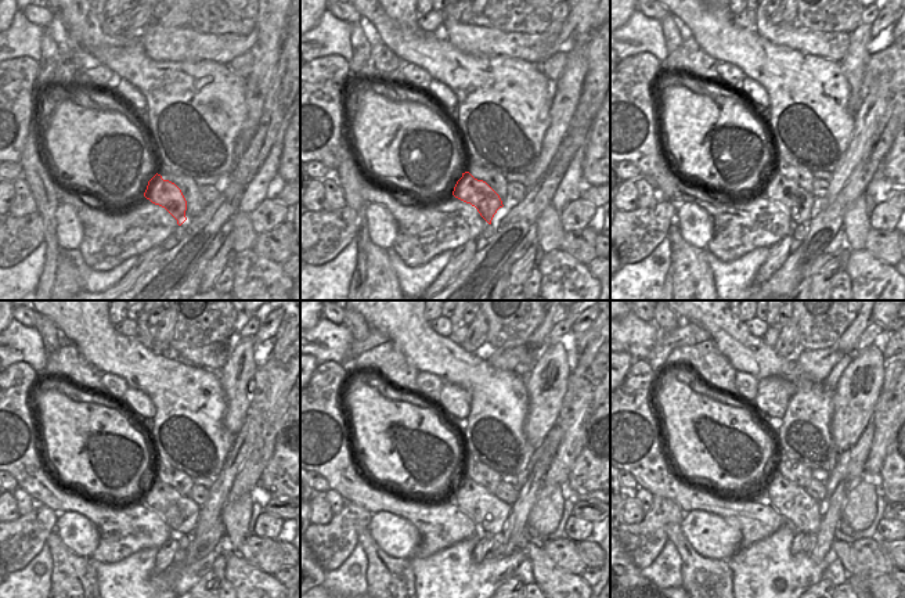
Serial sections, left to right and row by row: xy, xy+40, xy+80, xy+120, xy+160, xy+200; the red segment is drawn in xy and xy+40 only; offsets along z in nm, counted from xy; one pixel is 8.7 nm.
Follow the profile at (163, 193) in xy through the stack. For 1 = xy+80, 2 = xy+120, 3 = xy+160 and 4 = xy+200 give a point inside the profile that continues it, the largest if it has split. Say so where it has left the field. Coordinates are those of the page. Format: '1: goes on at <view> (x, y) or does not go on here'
1: goes on at xy+80 (801, 205)
2: goes on at xy+120 (180, 512)
3: goes on at xy+160 (489, 512)
4: goes on at xy+200 (793, 504)

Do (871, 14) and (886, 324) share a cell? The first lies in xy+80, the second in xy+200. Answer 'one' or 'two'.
two

